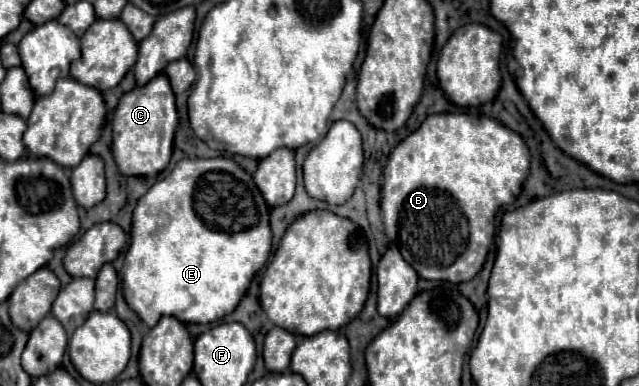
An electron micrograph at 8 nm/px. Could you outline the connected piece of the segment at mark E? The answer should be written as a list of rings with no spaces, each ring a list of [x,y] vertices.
[[[215,157],[215,159],[181,159],[175,169],[161,181],[157,181],[137,203],[133,211],[133,229],[131,229],[131,245],[125,255],[125,265],[123,265],[123,295],[129,307],[149,325],[155,327],[157,321],[163,315],[177,317],[183,323],[213,323],[229,313],[235,311],[239,301],[249,289],[251,279],[255,273],[265,265],[267,257],[271,253],[271,227],[269,227],[269,205],[265,203],[261,191],[257,189],[253,177],[241,169],[233,159],[225,157]]]

